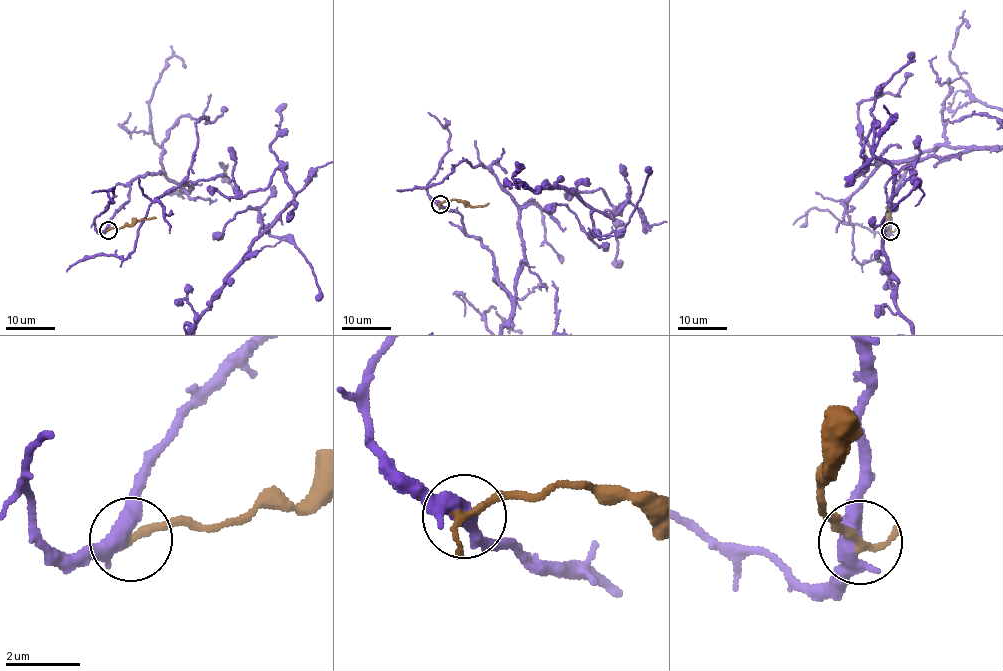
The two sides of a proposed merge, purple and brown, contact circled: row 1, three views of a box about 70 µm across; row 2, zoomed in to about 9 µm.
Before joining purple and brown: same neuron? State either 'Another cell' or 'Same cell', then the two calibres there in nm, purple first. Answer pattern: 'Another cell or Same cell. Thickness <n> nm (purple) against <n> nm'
Another cell. Thickness 440 nm (purple) against 180 nm

